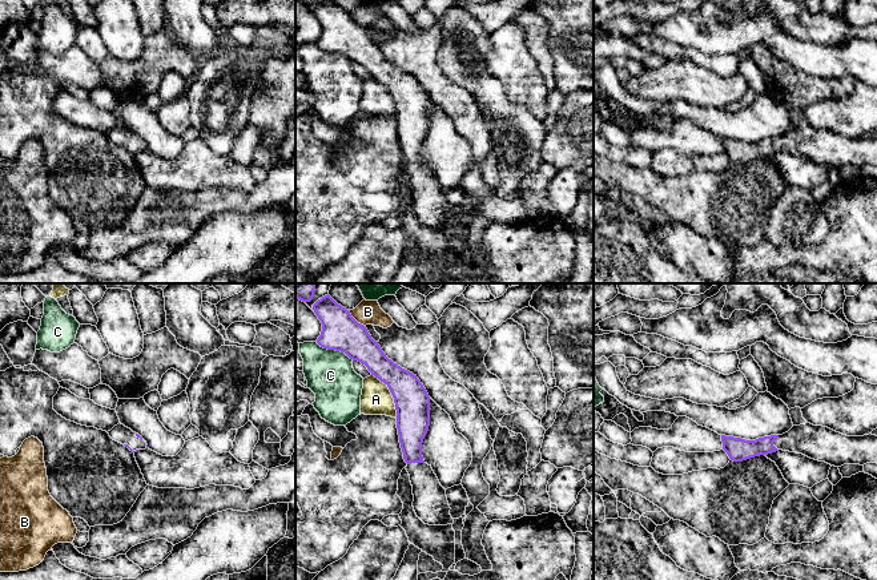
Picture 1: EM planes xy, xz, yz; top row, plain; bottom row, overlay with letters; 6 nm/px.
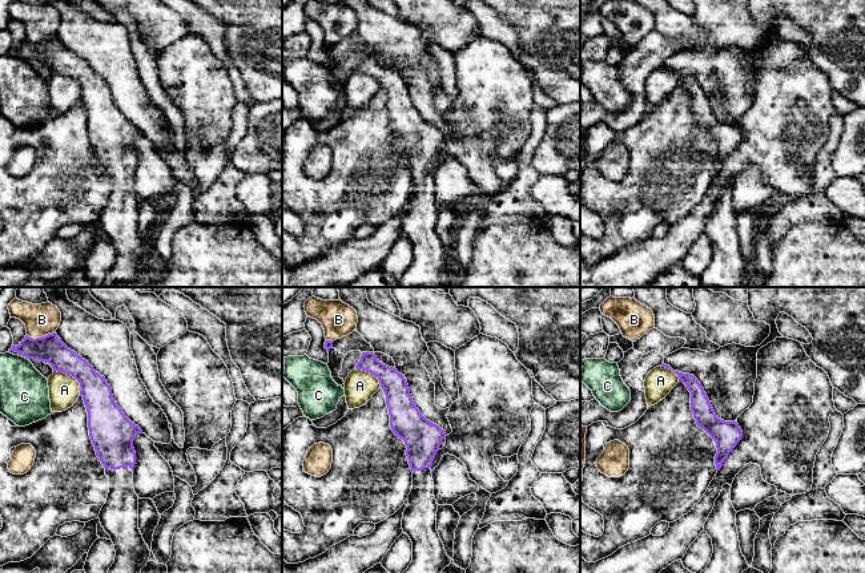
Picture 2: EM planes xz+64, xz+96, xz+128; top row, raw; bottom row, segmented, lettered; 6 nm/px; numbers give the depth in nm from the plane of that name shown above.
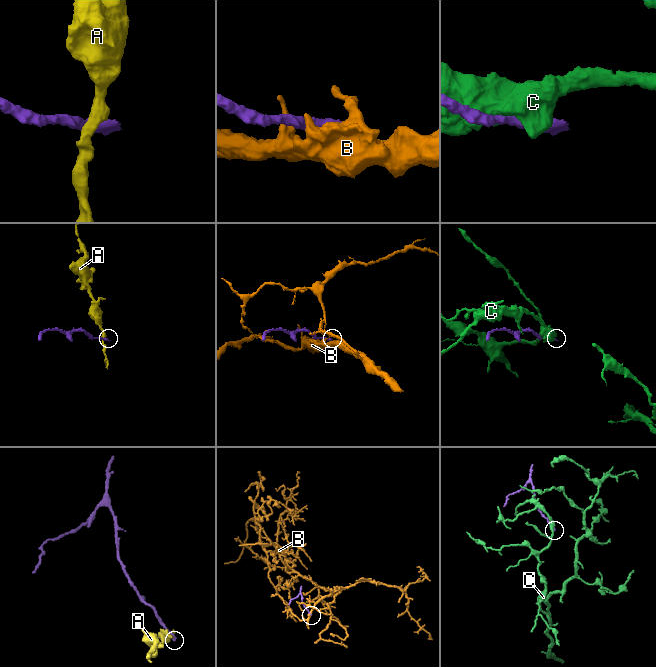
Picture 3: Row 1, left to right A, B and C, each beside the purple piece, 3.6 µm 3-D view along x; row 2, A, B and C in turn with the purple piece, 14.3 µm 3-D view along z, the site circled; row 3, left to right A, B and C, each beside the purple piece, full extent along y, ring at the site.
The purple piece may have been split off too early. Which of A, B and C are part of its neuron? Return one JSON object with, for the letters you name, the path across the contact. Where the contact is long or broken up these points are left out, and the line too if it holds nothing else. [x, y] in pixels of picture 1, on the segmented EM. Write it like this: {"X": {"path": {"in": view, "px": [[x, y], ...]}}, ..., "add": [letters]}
{"add": []}

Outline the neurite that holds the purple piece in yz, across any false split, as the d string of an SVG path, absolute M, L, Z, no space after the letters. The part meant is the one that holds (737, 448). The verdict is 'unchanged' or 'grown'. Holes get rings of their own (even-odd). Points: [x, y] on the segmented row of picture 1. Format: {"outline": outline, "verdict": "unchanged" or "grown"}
{"outline": "M810 423L793 426L783 435L756 440L721 435L723 450L733 462L768 455L779 450L802 454L834 467L877 463L877 436L846 436L828 427Z", "verdict": "grown"}

